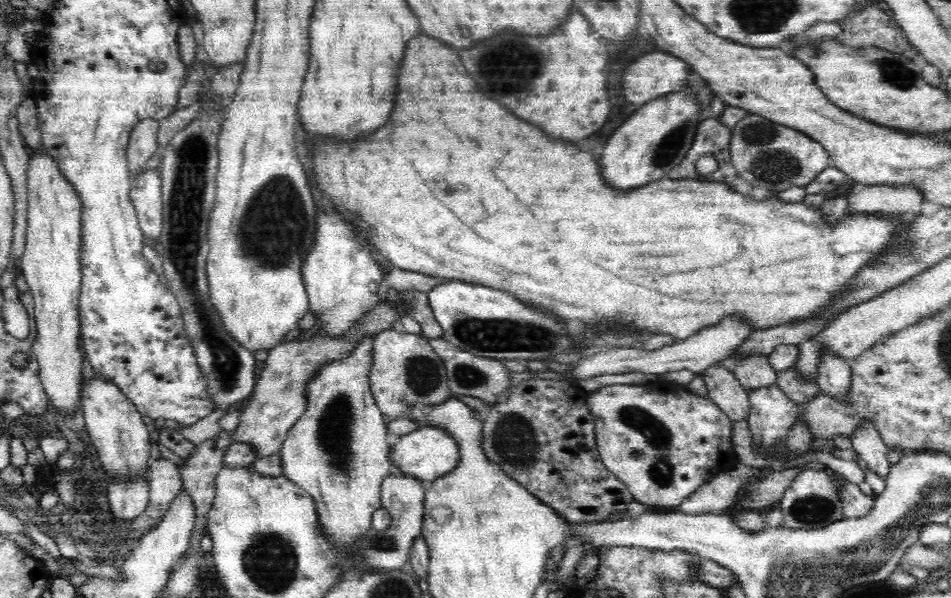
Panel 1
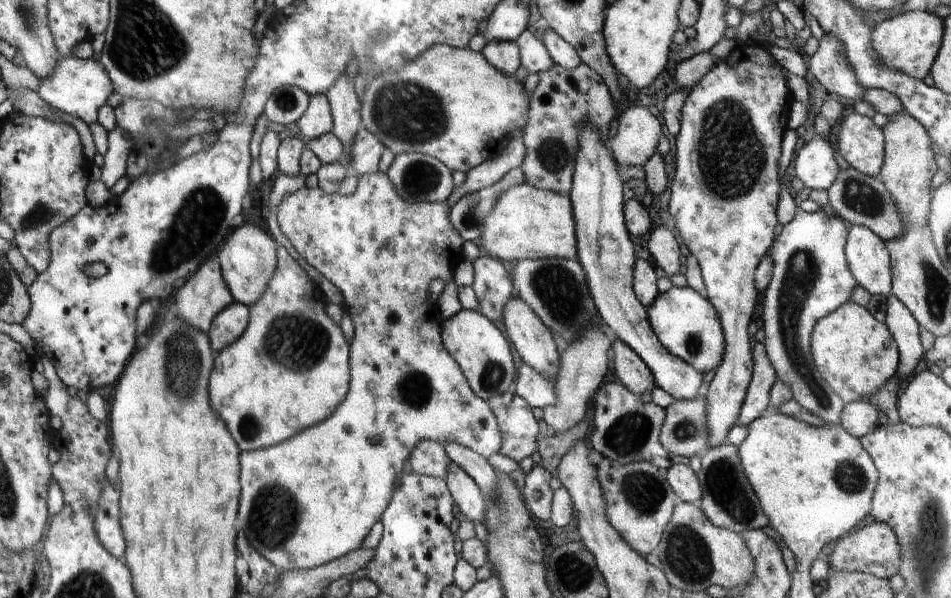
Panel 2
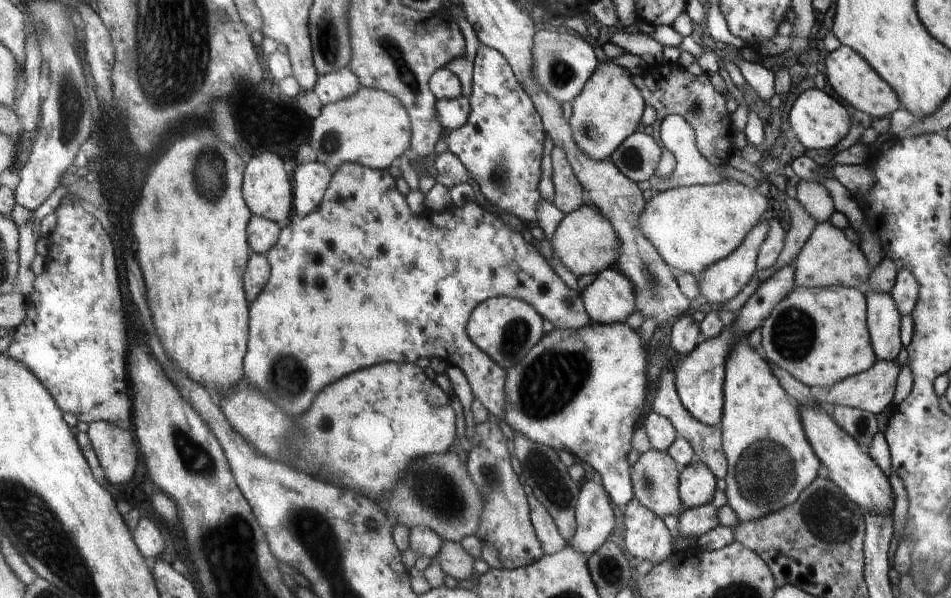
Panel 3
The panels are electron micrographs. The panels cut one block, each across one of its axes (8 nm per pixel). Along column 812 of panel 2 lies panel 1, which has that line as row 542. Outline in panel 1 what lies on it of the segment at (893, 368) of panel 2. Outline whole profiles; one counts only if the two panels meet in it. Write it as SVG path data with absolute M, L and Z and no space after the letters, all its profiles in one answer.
M375 335L364 338L364 342L352 352L352 356L326 364L316 374L316 378L308 384L307 409L295 425L289 428L279 451L283 475L312 496L325 534L343 548L353 543L364 532L373 529L374 512L381 508L382 482L387 476L392 476L395 470L389 462L392 446L386 443L386 416L376 404L368 380L371 343L374 338Z

